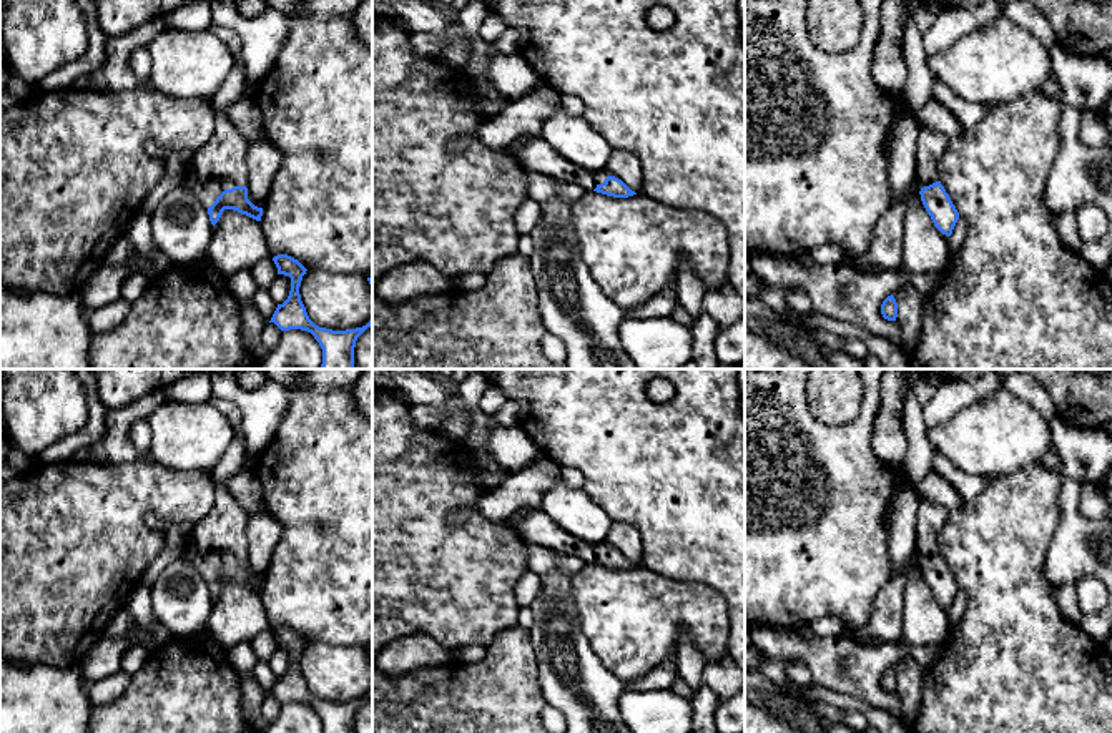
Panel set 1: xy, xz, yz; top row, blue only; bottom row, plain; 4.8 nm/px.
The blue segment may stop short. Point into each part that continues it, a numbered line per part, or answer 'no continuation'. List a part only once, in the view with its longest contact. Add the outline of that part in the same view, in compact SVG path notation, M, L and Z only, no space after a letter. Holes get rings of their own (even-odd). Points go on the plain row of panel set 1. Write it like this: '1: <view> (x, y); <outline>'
1: xy (220, 537); M239 416L231 417L236 435L226 454L211 470L214 479L214 505L189 535L180 560L193 563L199 573L211 580L216 570L234 558L246 558L246 527L249 515L229 494L228 480L246 470L246 445L238 430Z

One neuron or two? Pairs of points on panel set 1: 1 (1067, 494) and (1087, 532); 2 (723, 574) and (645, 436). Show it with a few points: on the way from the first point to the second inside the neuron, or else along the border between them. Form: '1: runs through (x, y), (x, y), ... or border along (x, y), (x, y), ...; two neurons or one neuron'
1: runs through (1069, 504), (1069, 514), (1077, 522); one neuron
2: runs through (723, 539), (723, 514), (680, 471); one neuron

